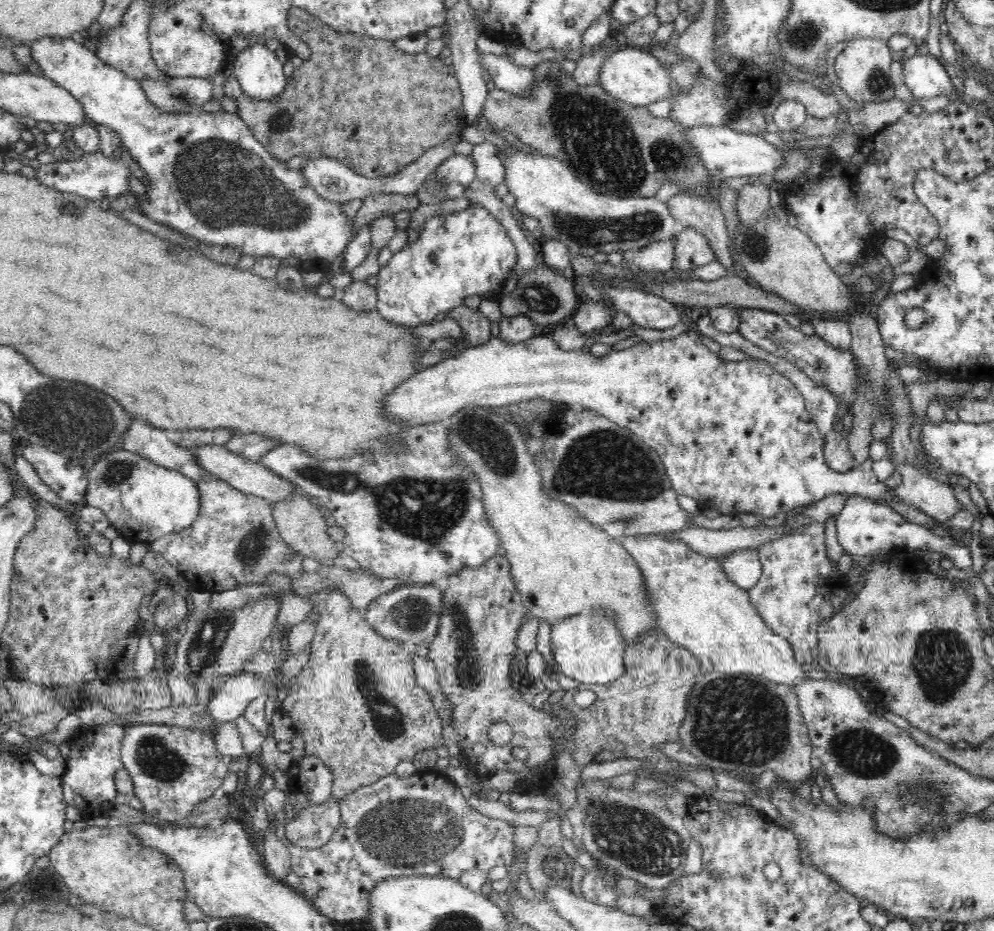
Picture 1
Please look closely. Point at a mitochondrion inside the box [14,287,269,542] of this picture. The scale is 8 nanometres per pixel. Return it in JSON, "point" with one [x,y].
{"point":[47,411]}

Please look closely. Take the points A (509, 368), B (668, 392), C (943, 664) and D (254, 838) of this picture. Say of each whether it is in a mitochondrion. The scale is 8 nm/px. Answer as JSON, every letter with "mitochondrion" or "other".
{"A":"other","B":"other","C":"mitochondrion","D":"other"}

